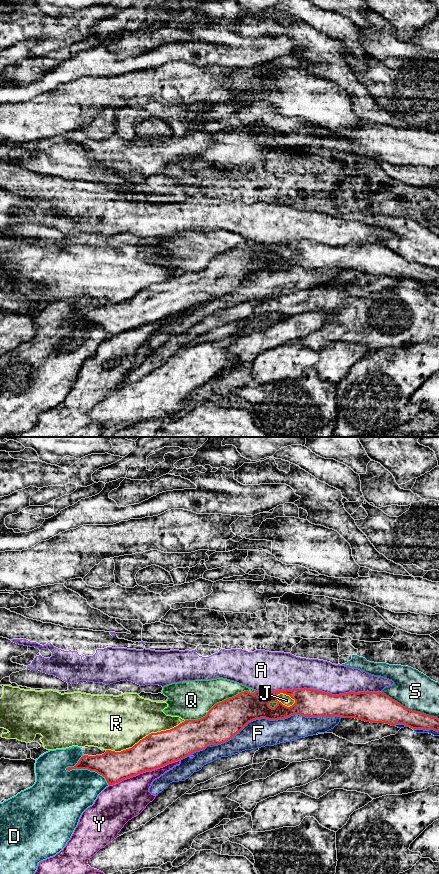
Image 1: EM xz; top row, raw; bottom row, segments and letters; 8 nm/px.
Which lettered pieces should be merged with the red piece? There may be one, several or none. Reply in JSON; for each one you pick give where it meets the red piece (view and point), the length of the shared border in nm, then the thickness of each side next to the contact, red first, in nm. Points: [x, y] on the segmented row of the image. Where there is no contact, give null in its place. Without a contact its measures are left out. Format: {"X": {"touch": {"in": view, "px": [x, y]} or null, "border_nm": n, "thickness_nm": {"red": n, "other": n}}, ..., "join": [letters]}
{"join": []}

